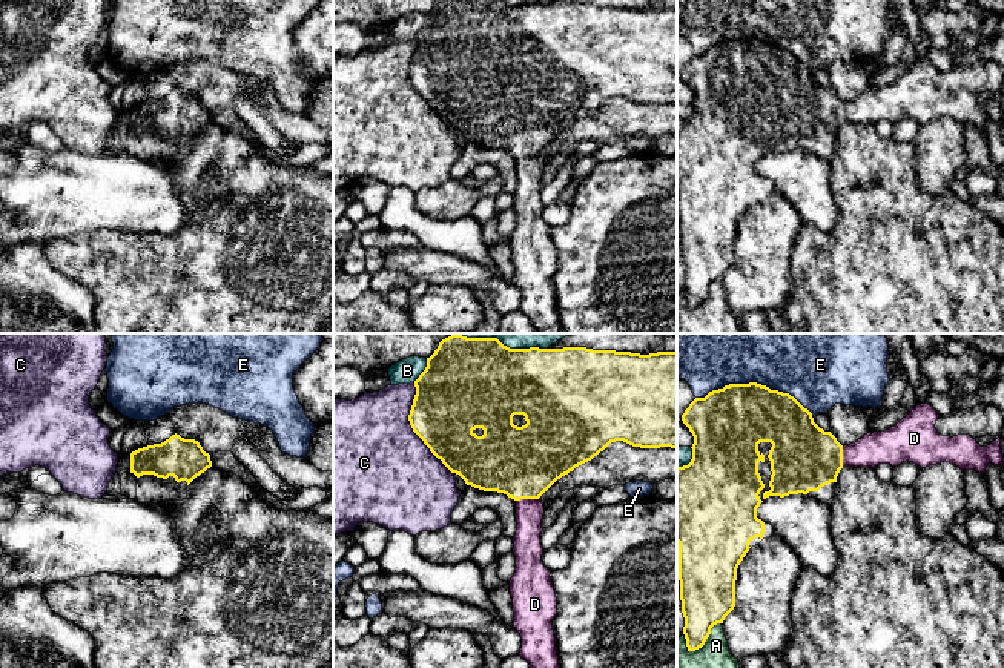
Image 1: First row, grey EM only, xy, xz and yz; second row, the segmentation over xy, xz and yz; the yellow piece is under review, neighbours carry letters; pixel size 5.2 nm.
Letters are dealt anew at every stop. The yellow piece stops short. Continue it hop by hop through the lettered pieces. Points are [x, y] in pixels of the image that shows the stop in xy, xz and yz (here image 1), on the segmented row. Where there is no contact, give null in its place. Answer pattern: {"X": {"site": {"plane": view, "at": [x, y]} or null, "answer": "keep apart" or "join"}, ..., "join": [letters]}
{"A": {"site": {"plane": "yz", "at": [705, 641]}, "answer": "keep apart"}, "B": {"site": {"plane": "xz", "at": [424, 370]}, "answer": "keep apart"}, "C": {"site": {"plane": "xz", "at": [412, 427]}, "answer": "keep apart"}, "D": {"site": {"plane": "xz", "at": [527, 498]}, "answer": "join"}, "E": {"site": {"plane": "yz", "at": [754, 383]}, "answer": "keep apart"}, "join": ["D"]}

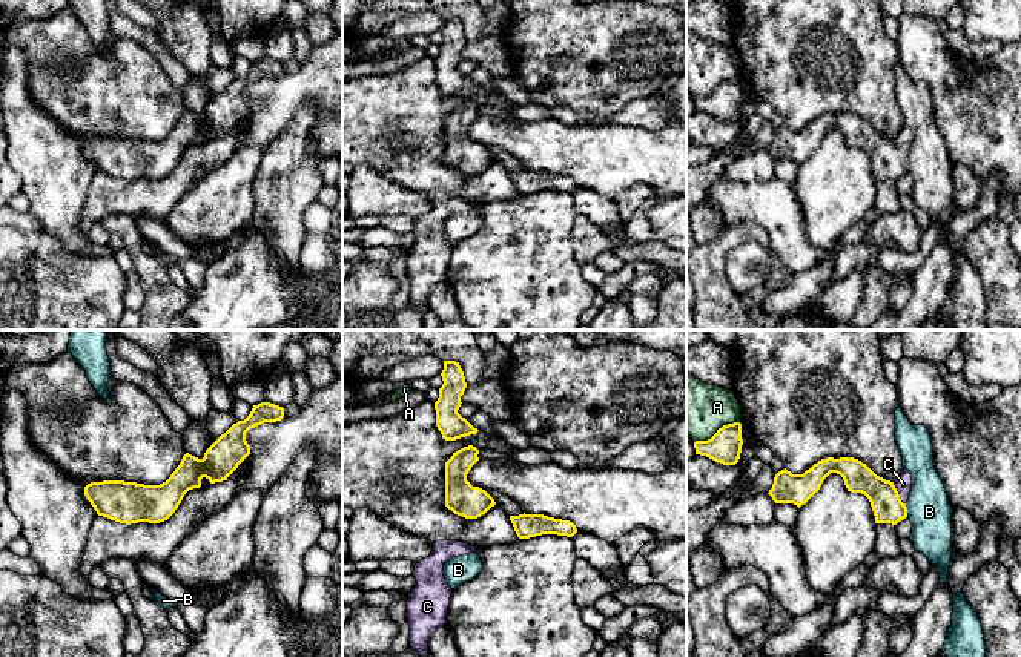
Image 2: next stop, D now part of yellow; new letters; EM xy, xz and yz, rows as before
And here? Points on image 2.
{"A": {"site": {"plane": "yz", "at": [717, 432]}, "answer": "keep apart"}, "B": {"site": {"plane": "yz", "at": [906, 510]}, "answer": "keep apart"}, "C": {"site": {"plane": "yz", "at": [897, 493]}, "answer": "join"}, "join": ["C"]}

